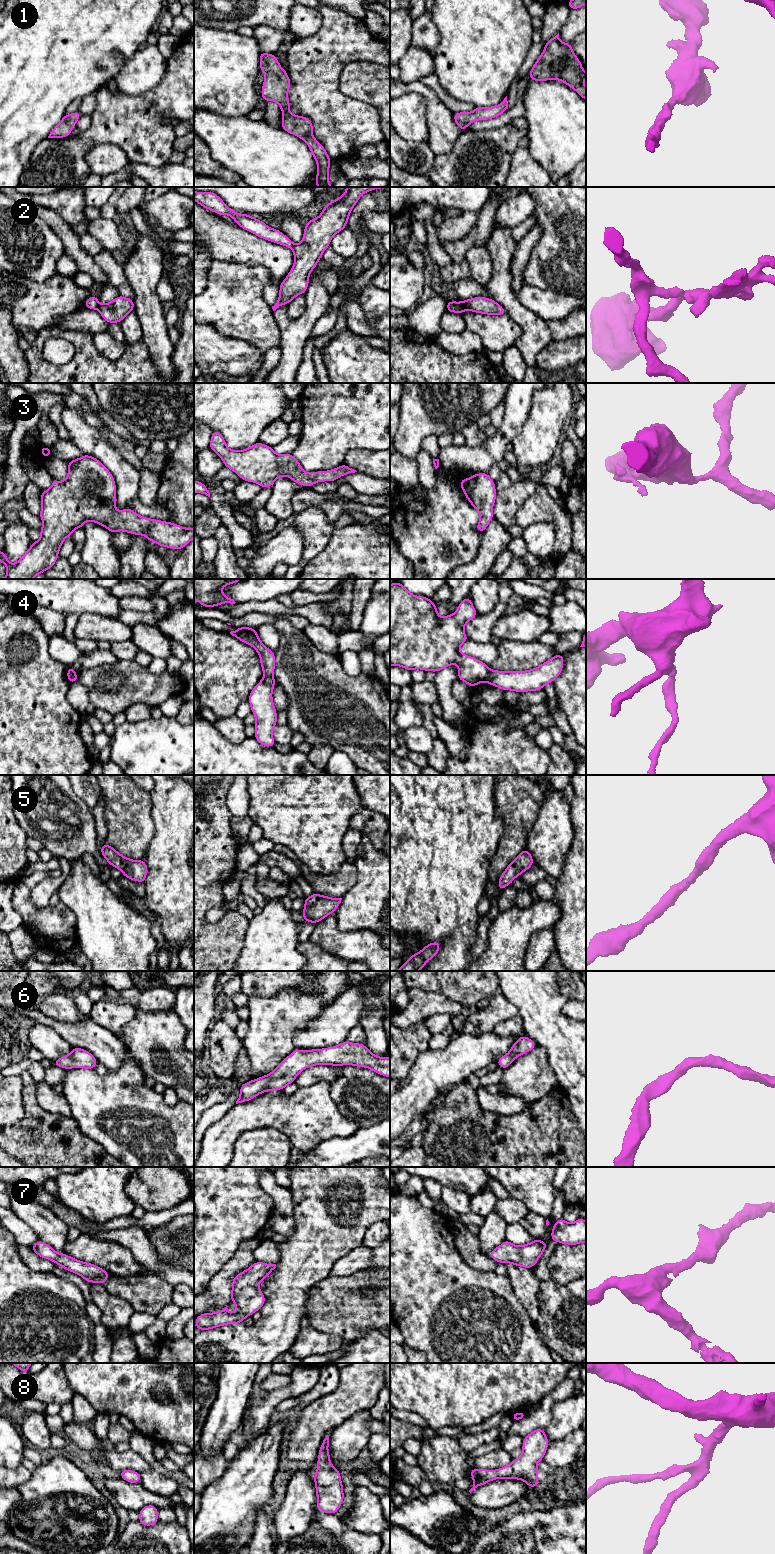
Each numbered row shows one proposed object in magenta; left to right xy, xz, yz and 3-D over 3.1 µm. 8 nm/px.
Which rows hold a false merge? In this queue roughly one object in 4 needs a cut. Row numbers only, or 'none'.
2, 4

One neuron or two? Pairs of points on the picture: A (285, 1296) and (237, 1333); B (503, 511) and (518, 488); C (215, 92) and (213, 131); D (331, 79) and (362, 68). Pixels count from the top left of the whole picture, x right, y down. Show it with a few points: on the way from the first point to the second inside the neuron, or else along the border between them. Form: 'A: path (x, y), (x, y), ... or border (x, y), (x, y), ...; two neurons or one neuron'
A: path (278, 1309), (254, 1333), (250, 1333); one neuron
B: path (507, 505), (513, 494); one neuron
C: border (204, 109), (222, 115), (237, 117); two neurons
D: border (357, 60), (340, 75), (339, 88), (349, 97); two neurons

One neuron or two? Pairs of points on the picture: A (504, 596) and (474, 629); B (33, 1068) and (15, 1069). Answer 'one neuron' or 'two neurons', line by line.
A: one neuron
B: one neuron

